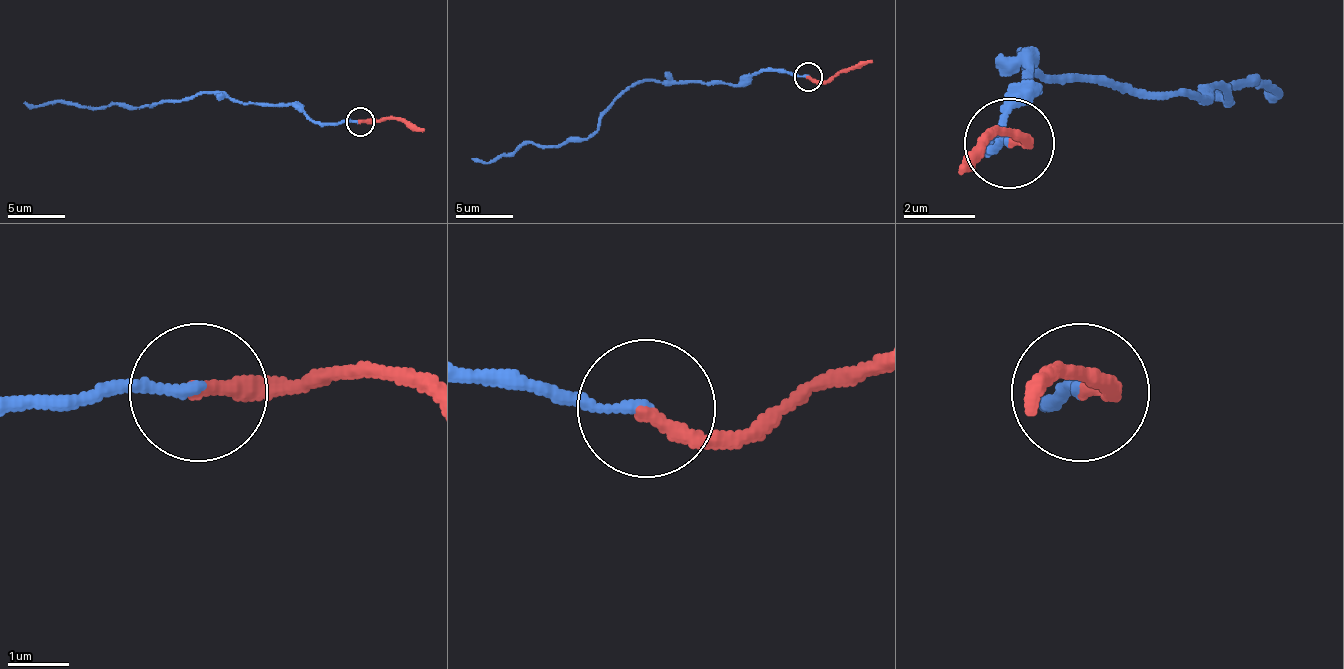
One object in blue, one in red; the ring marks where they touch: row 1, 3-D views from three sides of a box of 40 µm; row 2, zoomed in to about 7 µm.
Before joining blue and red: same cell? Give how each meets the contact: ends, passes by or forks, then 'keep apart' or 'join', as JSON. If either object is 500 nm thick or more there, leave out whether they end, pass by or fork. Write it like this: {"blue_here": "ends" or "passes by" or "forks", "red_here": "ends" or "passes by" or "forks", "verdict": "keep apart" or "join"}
{"blue_here": "ends", "red_here": "ends", "verdict": "join"}

